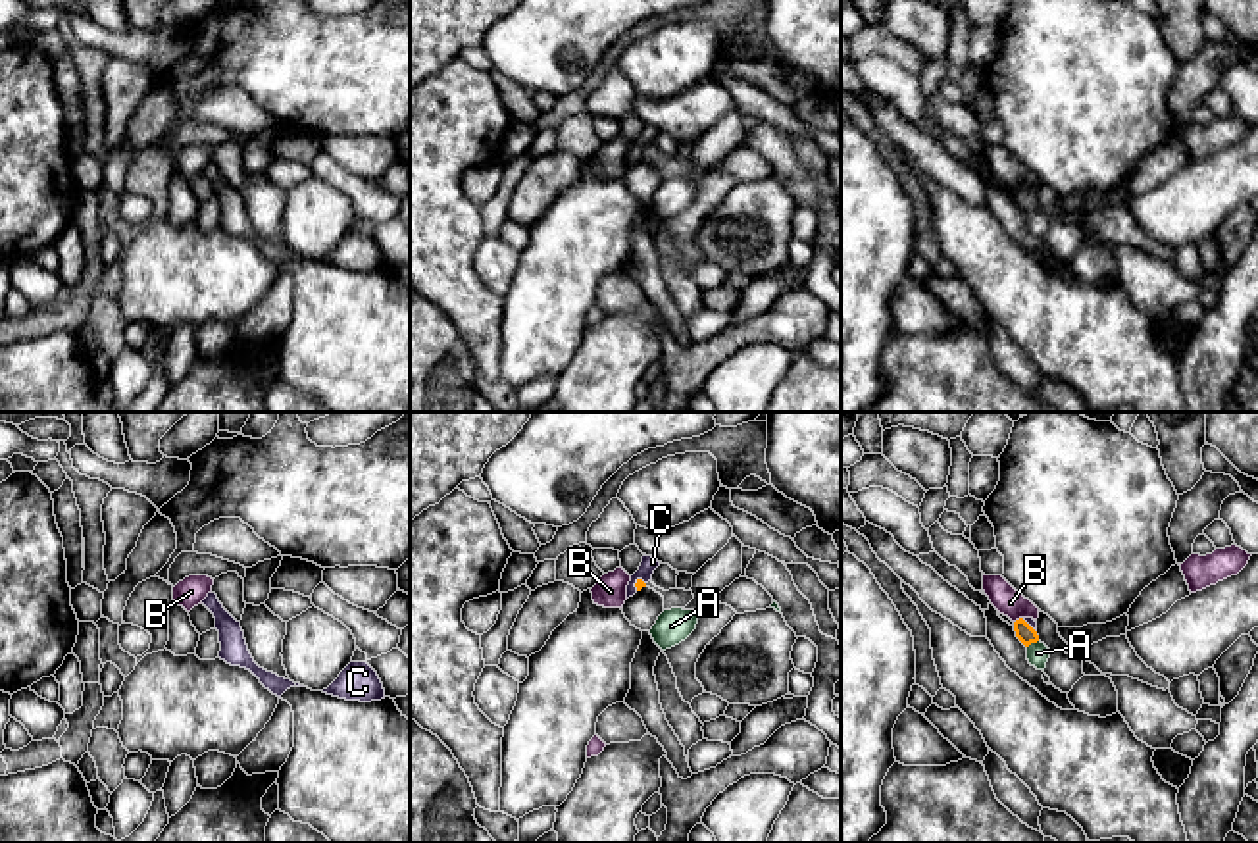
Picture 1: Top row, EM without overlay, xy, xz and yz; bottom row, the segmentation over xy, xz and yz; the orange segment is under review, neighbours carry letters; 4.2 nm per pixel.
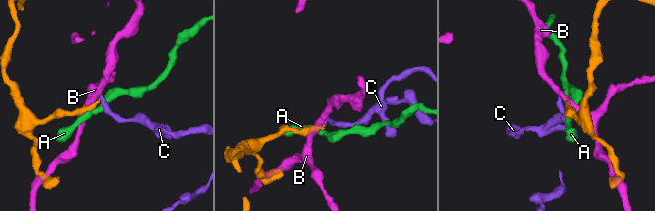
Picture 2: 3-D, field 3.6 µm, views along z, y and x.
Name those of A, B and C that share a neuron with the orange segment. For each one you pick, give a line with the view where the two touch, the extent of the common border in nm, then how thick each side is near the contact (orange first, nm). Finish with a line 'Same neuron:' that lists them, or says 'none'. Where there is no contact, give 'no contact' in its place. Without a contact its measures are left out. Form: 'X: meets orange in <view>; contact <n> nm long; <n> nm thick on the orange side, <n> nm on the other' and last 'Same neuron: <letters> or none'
C: meets orange in xz; contact 60 nm long; 40 nm thick on the orange side, 70 nm on the other
Same neuron: C

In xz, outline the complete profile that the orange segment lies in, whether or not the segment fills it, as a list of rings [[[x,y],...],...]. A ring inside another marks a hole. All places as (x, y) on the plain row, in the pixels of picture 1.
[[[642,125],[642,131],[639,139],[631,144],[631,150],[627,154],[627,167],[633,166],[637,160],[646,156],[646,152],[652,148],[654,139],[660,135],[660,131],[652,125]]]

